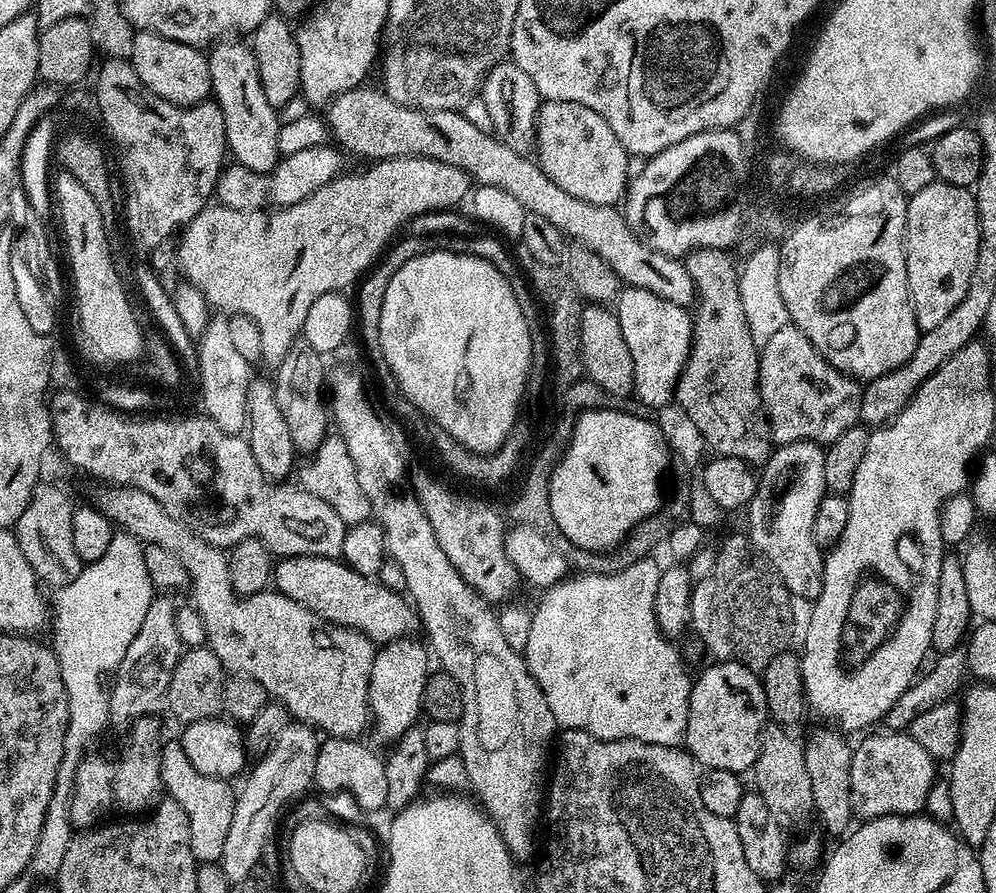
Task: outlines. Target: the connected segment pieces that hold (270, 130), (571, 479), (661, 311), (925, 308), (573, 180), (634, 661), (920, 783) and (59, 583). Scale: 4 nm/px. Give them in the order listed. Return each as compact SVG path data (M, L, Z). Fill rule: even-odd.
M225 38L213 45L207 53L211 95L222 110L226 122L226 142L231 159L256 172L269 172L281 160L279 130L282 125L277 109L266 102L262 94L262 78L258 78L258 62L251 47L240 38Z
M601 406L580 412L572 437L569 440L569 446L564 449L564 456L553 470L552 477L549 478L549 486L546 493L550 502L551 523L556 524L560 533L566 538L570 538L570 542L574 542L574 546L582 546L584 550L590 550L591 552L605 553L618 548L623 540L627 540L628 535L634 530L634 526L638 526L638 522L654 516L662 503L662 497L660 497L660 479L663 478L664 471L668 468L669 441L664 438L656 422L643 420L640 417L635 417L632 413L621 410L619 407L616 408Z
M627 286L621 287L614 301L614 311L618 326L622 326L622 338L626 338L630 358L634 358L635 399L659 410L673 399L676 384L687 366L692 350L693 317L685 305L658 298L658 294L650 294L650 290Z
M937 182L908 197L904 253L908 293L914 306L914 318L921 333L950 318L950 310L966 298L974 261L978 259L980 223L976 197L969 189Z
M544 100L536 116L535 159L540 169L562 190L582 198L582 202L594 202L598 206L616 206L621 203L629 179L626 172L627 152L618 142L618 134L610 130L606 118L578 102Z
M645 558L634 562L616 572L586 572L572 574L552 585L543 593L540 605L535 605L530 622L530 638L526 638L523 650L524 661L528 664L530 674L538 682L542 694L546 698L546 706L550 706L550 714L554 714L557 725L561 729L573 728L589 732L599 740L641 740L658 746L677 747L683 741L686 722L688 721L688 703L692 693L693 677L688 676L688 668L675 648L673 641L664 636L655 621L654 594L657 593L658 582L662 568L656 565L652 558Z
M904 730L873 731L852 750L850 802L853 817L861 821L883 816L914 816L924 812L926 794L938 779L937 761Z
M41 482L34 486L30 502L26 502L26 510L22 510L14 525L16 541L22 554L26 554L26 562L30 562L41 585L48 587L49 584L52 590L74 582L85 566L78 558L72 541L70 518L73 507L74 501L58 485Z

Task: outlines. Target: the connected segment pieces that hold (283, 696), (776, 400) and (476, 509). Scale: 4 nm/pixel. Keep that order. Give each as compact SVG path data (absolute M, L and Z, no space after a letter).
M121 484L100 486L96 492L95 507L112 521L117 529L129 532L141 544L153 544L178 554L182 566L186 566L190 581L191 603L205 624L207 647L218 654L225 673L249 676L263 686L275 703L286 706L289 717L301 724L310 724L325 737L343 736L345 738L363 737L364 727L369 727L368 687L370 686L370 666L374 666L376 648L358 630L346 628L343 624L332 624L318 614L306 610L298 602L286 598L275 590L265 590L253 596L238 596L230 582L228 552L206 542L190 526L178 522L162 506L137 488L127 488Z
M793 323L782 326L778 334L773 334L770 342L766 342L759 349L760 375L759 387L761 409L767 417L768 428L771 432L771 443L779 446L788 443L808 440L821 446L833 444L846 430L857 427L860 420L860 403L862 402L862 384L846 373L840 372L818 354L818 350L798 330Z
M413 471L410 487L416 493L426 518L430 518L430 526L434 526L434 538L438 538L438 546L442 546L446 558L450 558L450 566L454 566L464 581L489 604L500 606L511 601L512 591L521 587L522 581L514 562L510 562L506 554L505 517L500 517L486 501L479 500L476 496L463 496L462 493L447 488L438 477L431 476L428 472Z

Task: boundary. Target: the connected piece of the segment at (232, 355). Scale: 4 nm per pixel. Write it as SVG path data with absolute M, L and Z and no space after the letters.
M220 314L213 315L212 321L206 326L203 336L198 341L198 347L200 347L200 400L205 408L203 411L207 419L215 422L224 433L239 435L248 419L248 386L254 379L253 365L246 358L242 358L242 354L238 354L230 339L227 319Z

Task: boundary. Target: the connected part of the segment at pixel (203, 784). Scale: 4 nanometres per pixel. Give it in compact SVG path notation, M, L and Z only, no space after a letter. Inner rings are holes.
M179 739L165 743L160 750L160 783L163 791L182 810L186 810L186 822L190 822L190 850L201 864L215 864L222 858L222 846L226 843L226 833L230 831L230 821L234 819L236 792L227 780L210 778L194 770L186 750L182 750Z

